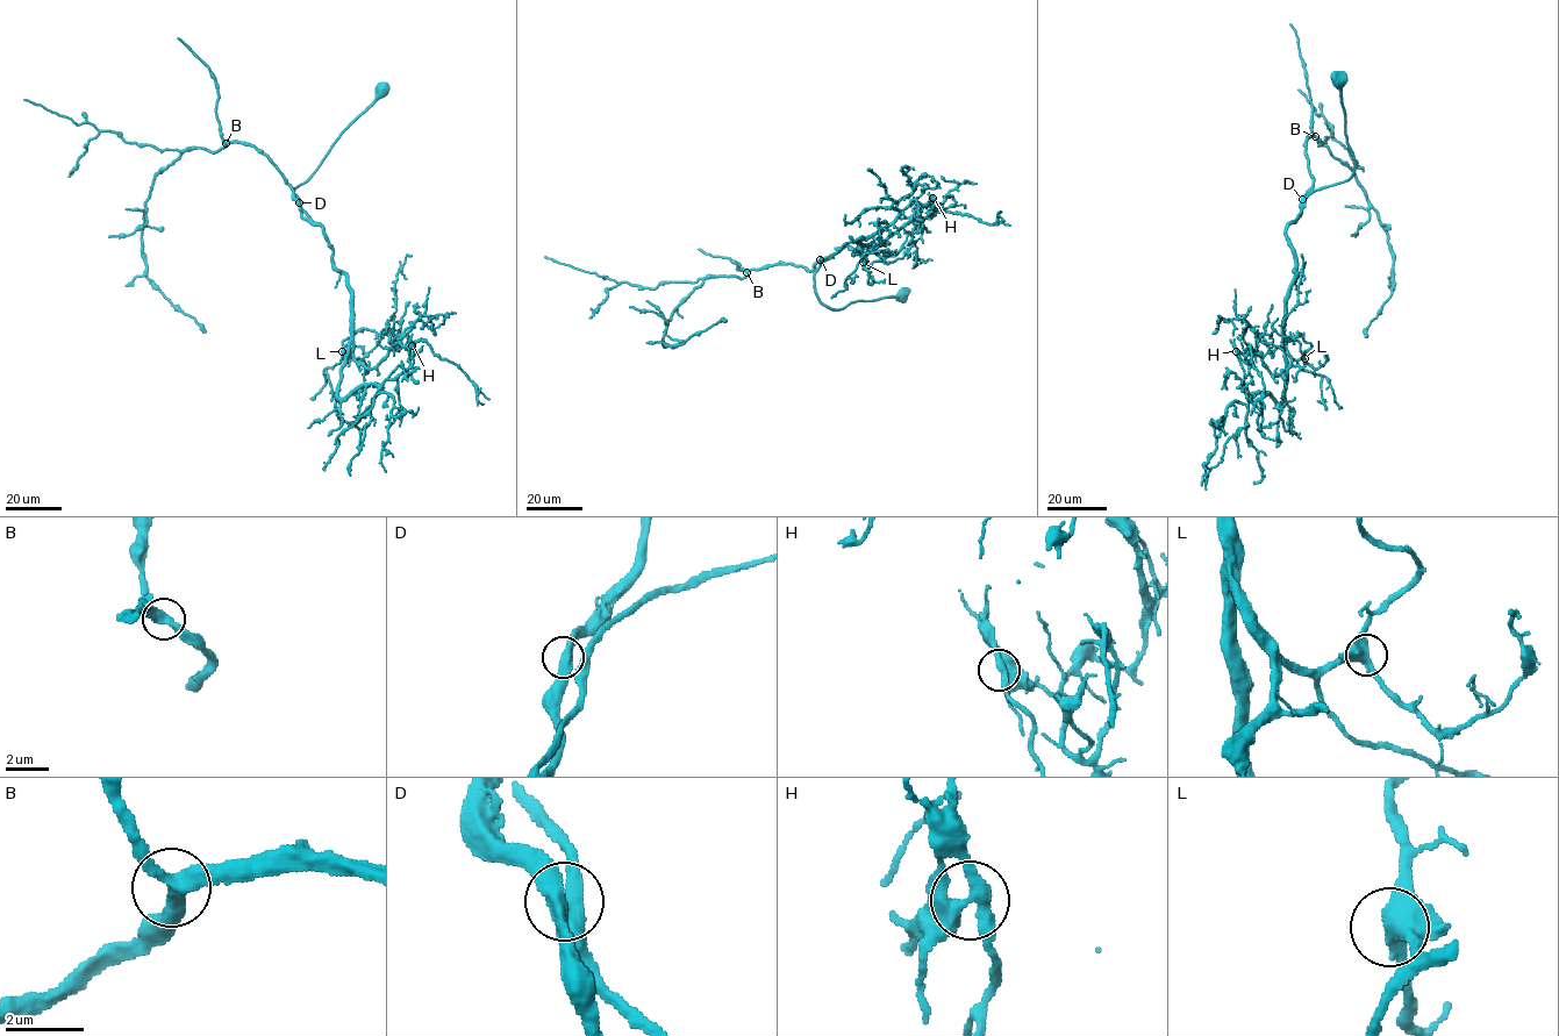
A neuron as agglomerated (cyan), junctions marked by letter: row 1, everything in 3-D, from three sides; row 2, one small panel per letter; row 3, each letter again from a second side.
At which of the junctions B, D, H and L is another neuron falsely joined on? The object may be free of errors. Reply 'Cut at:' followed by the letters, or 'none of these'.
Cut at: H

